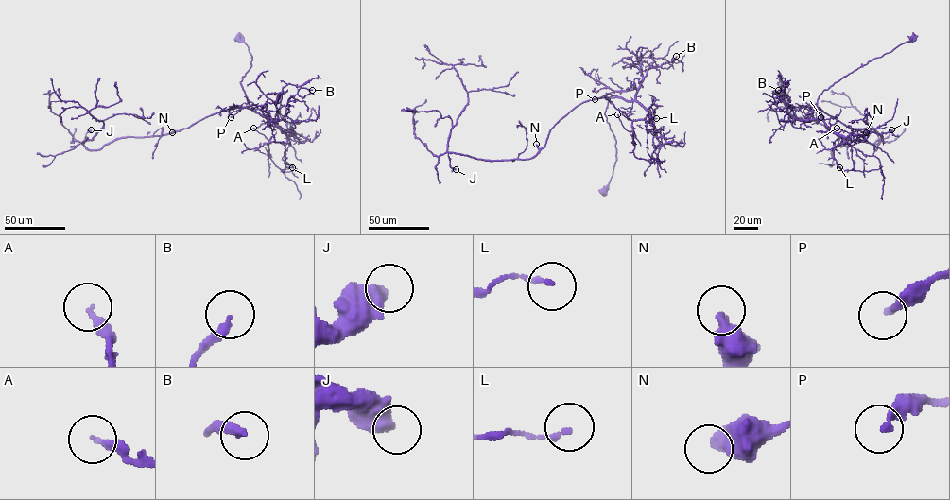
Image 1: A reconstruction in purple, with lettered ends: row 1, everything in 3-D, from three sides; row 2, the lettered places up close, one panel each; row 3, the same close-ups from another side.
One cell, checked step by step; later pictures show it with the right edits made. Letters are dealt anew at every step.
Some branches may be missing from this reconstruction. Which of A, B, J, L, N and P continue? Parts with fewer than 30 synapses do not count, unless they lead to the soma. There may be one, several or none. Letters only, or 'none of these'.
none of these

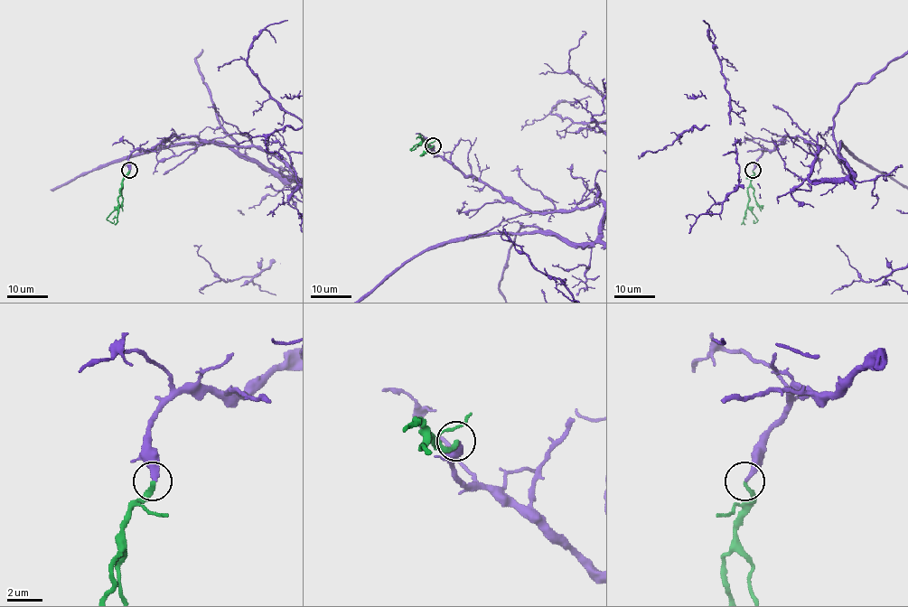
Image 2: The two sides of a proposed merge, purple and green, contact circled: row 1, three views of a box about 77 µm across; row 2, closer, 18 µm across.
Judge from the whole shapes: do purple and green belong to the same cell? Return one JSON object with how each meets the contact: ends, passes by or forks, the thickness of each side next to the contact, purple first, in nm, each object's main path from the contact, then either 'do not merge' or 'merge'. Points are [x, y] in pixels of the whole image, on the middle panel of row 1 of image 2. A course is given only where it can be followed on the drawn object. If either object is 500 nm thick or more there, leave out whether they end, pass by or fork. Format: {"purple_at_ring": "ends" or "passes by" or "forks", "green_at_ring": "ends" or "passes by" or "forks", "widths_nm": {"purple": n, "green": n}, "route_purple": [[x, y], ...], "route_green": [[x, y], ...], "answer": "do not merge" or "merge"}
{"purple_at_ring": "ends", "green_at_ring": "ends", "widths_nm": {"purple": 320, "green": 220}, "route_purple": [[433, 144], [534, 211], [604, 207], [592, 242], [522, 226], [509, 250]], "route_green": [[433, 144], [430, 147], [422, 140], [410, 150], [417, 145]], "answer": "merge"}

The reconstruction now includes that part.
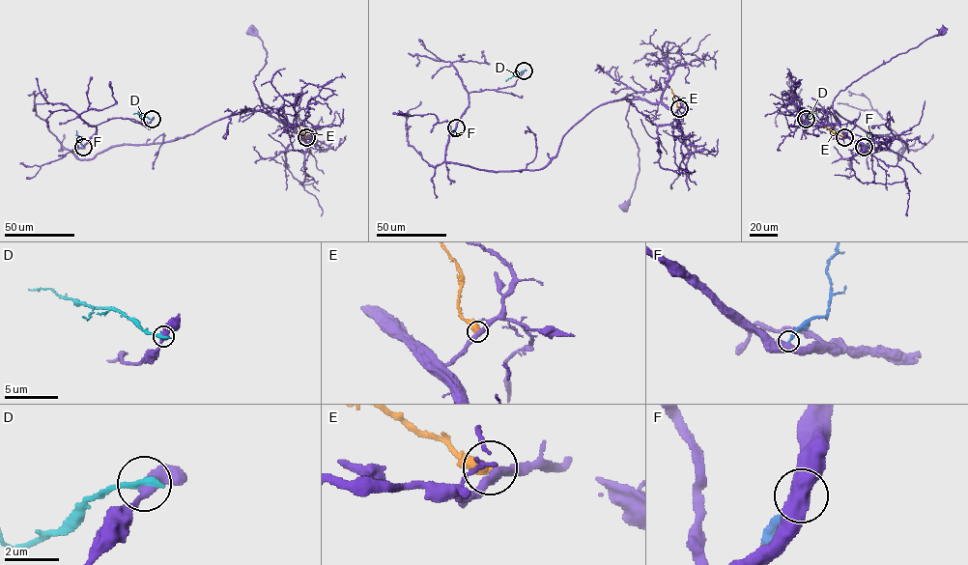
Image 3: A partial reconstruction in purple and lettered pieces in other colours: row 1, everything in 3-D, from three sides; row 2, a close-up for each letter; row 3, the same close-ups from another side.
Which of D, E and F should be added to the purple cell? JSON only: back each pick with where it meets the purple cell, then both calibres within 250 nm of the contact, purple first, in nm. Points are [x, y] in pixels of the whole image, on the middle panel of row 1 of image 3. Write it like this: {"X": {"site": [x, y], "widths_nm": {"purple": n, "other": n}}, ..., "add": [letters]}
{"add": []}

